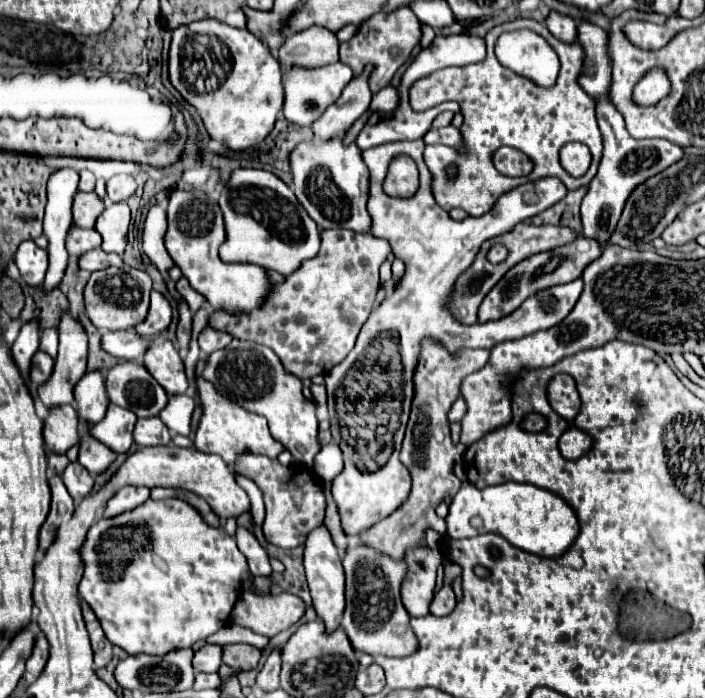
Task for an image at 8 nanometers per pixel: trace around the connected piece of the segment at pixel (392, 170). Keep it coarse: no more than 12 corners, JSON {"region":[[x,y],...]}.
{"region":[[406,155],[390,163],[384,193],[410,197],[418,169]]}

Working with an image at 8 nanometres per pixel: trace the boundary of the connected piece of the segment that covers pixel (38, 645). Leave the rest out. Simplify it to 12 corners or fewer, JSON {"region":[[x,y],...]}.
{"region":[[38,633],[26,671],[38,677],[48,659],[48,639]]}

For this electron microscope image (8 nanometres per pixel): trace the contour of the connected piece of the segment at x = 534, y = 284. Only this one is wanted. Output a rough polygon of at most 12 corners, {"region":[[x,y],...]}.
{"region":[[598,241],[538,253],[514,265],[486,295],[478,321],[502,319],[530,295],[570,283]]}

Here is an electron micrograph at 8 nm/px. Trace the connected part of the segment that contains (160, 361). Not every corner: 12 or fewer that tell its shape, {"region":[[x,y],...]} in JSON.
{"region":[[170,341],[150,345],[144,367],[168,395],[186,393],[184,363]]}

